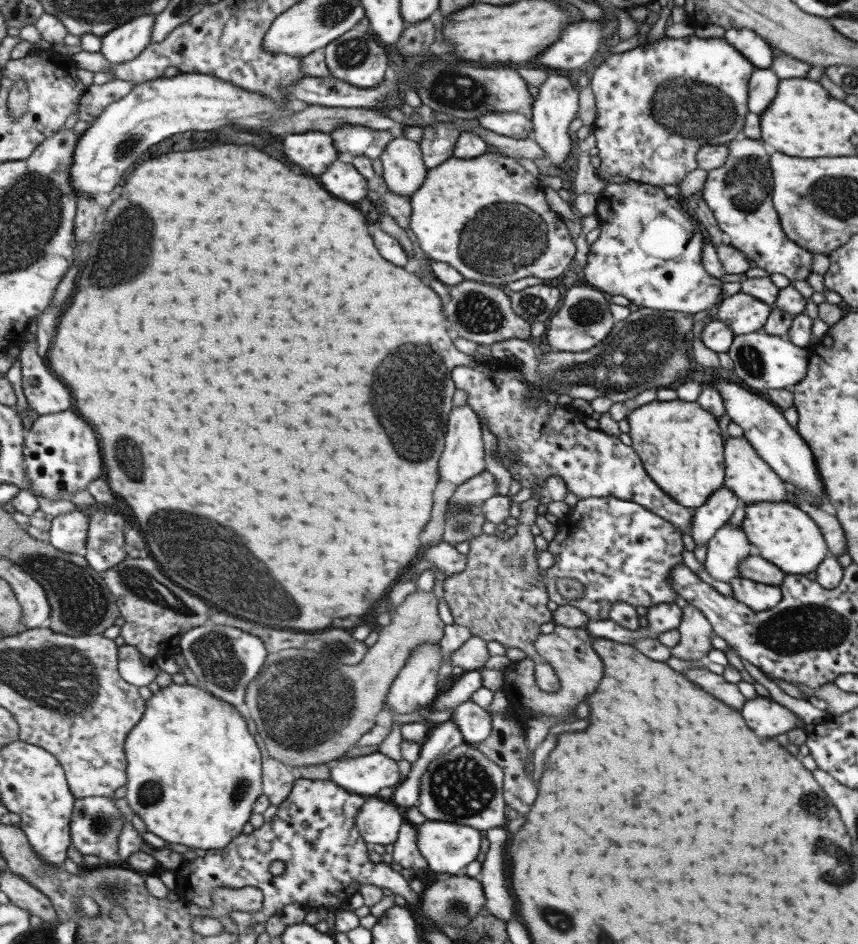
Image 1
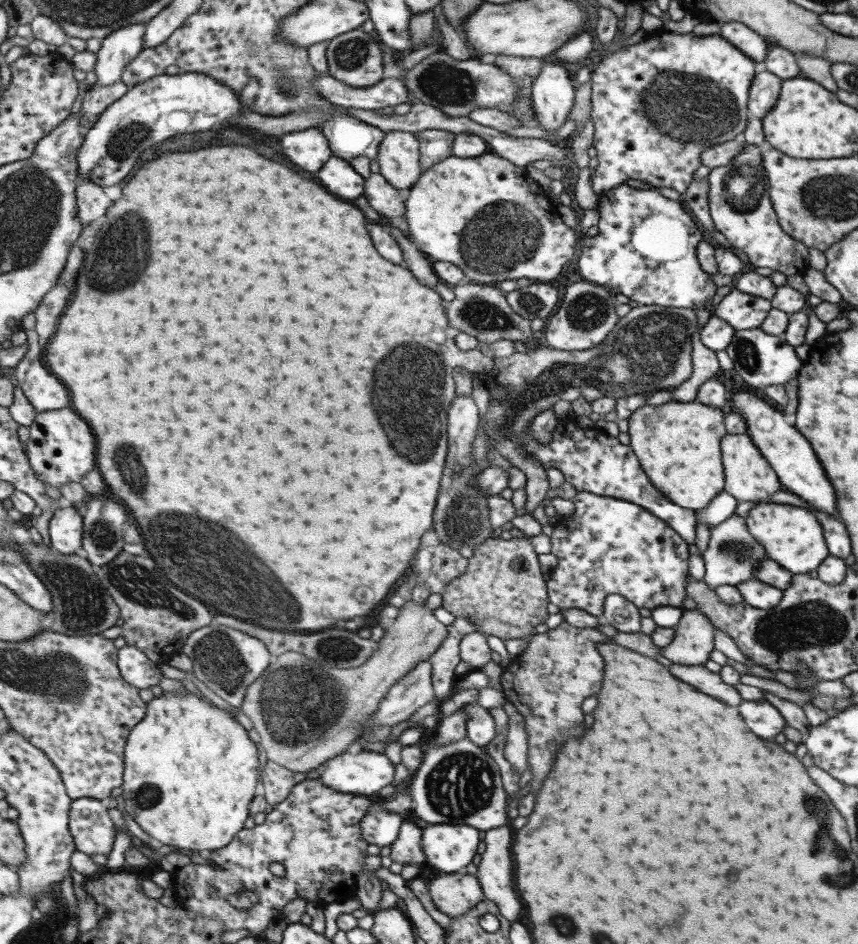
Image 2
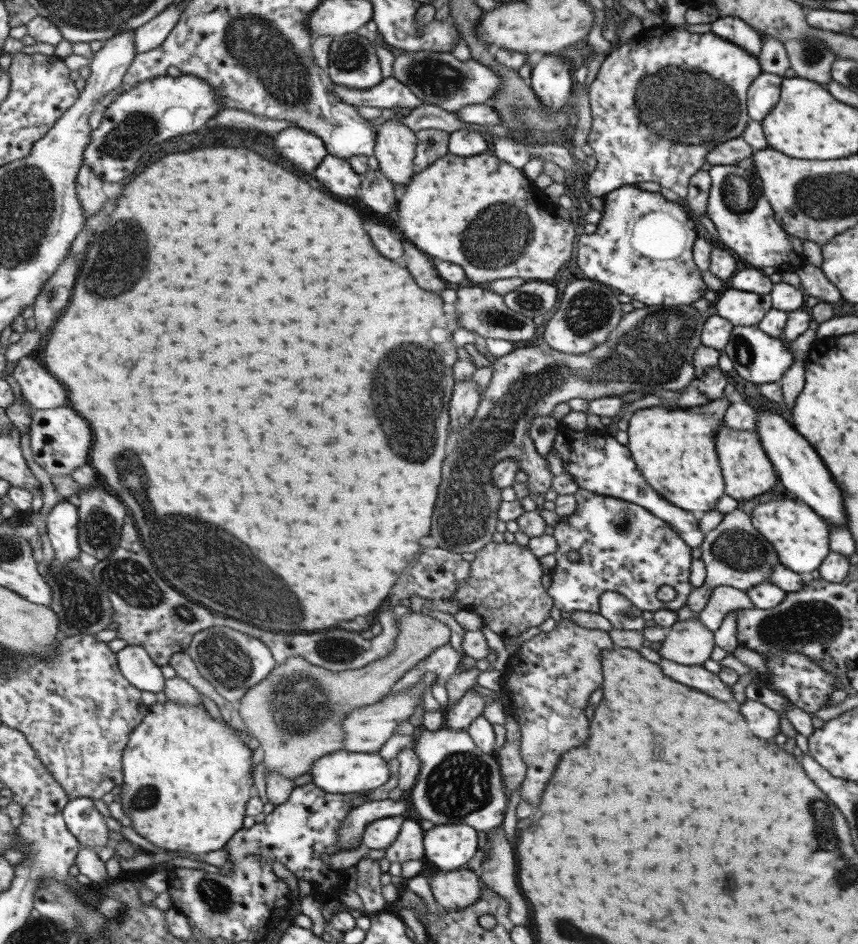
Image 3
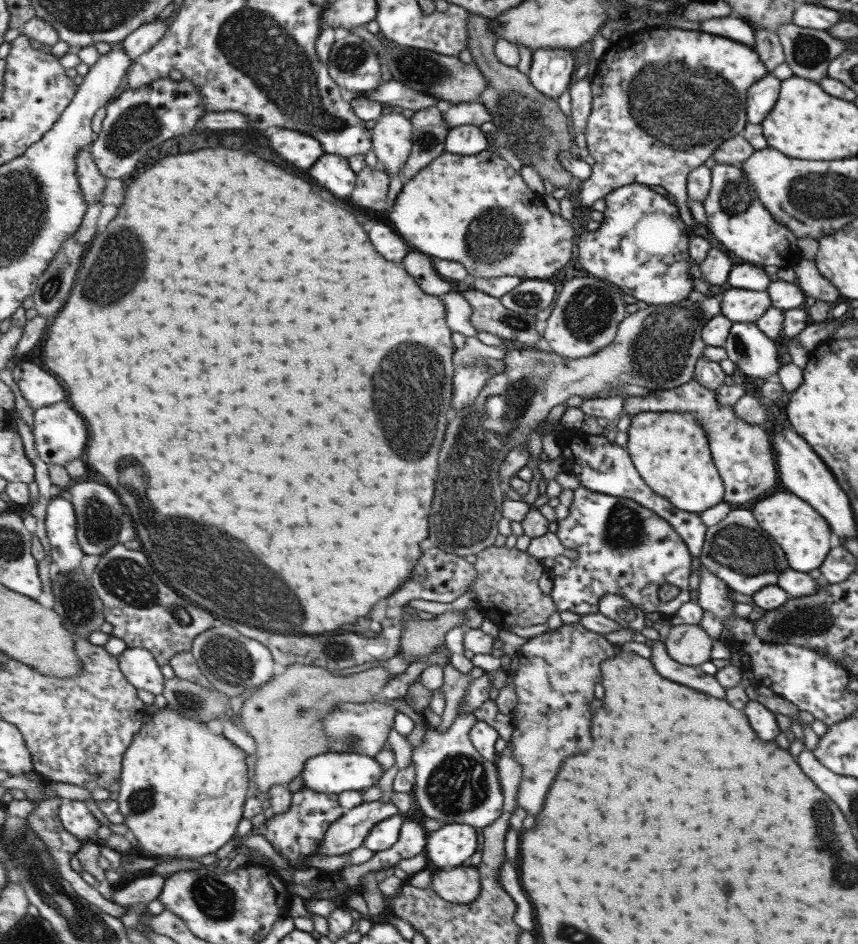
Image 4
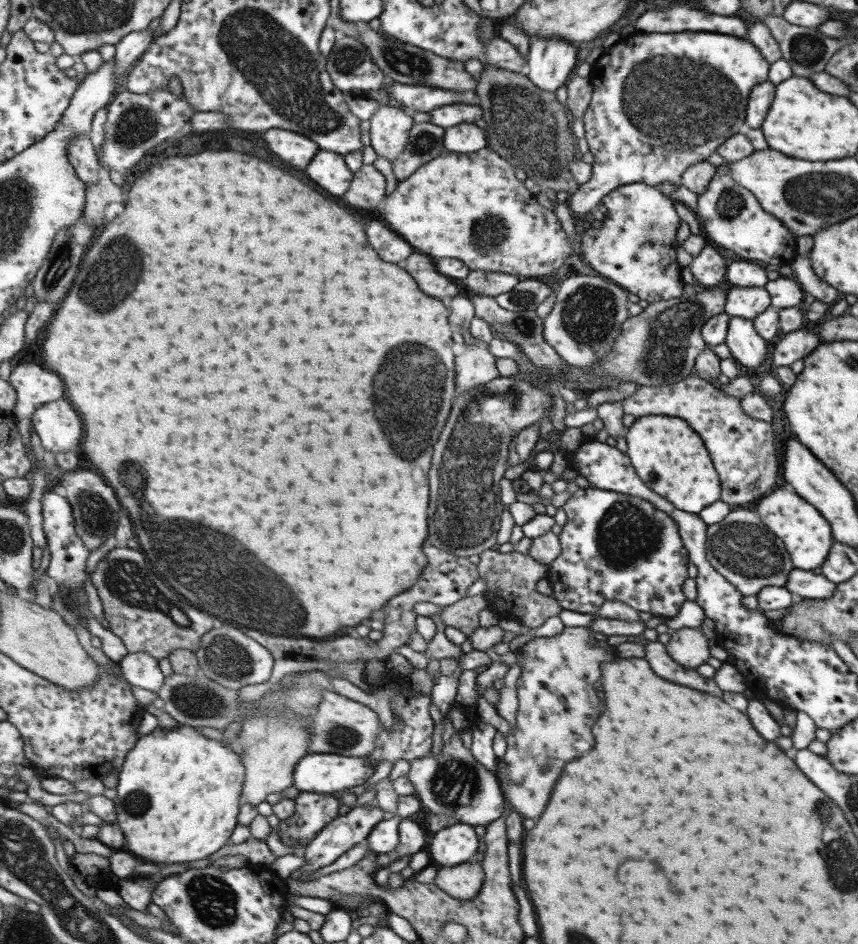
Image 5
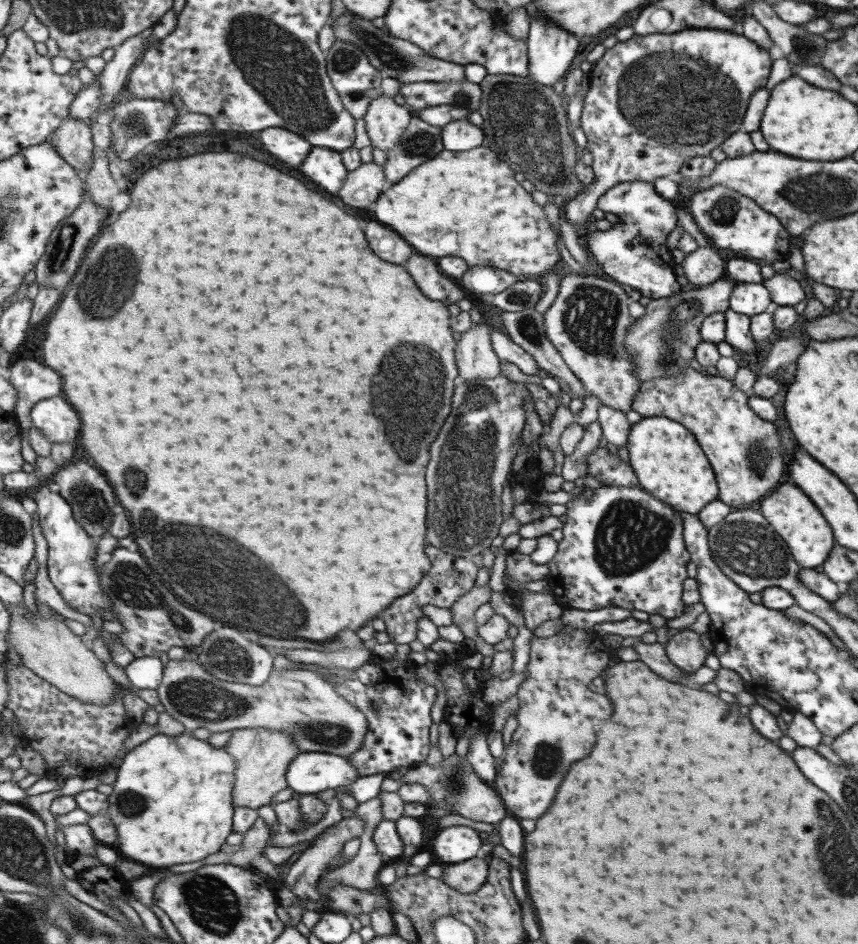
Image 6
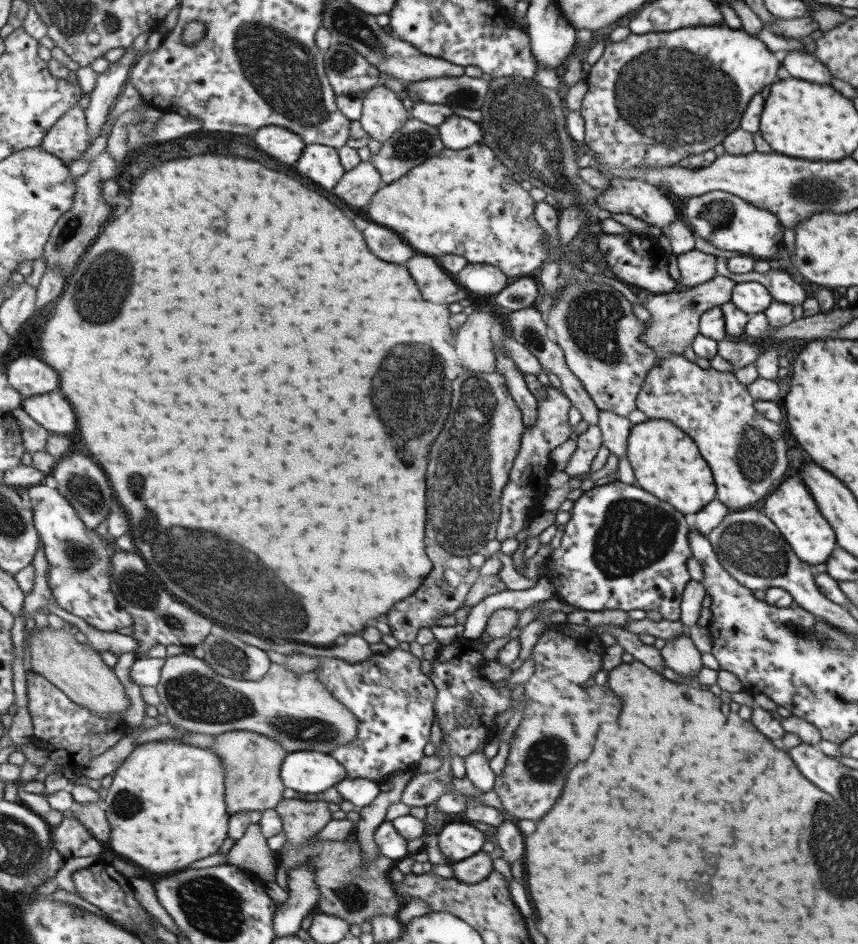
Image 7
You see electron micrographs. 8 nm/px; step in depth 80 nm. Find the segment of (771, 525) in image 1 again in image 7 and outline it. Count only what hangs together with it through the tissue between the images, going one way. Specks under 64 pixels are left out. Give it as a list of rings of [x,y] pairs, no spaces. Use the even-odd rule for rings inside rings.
[[[787,478],[783,484],[779,484],[777,490],[773,490],[771,494],[766,495],[763,500],[763,515],[774,524],[774,527],[781,533],[785,542],[793,550],[793,554],[804,562],[814,566],[825,562],[833,546],[835,538],[833,538],[833,530],[829,528],[829,524],[823,520],[823,516],[819,514],[817,506],[813,504],[809,492],[805,490],[805,486],[801,484],[799,478]]]

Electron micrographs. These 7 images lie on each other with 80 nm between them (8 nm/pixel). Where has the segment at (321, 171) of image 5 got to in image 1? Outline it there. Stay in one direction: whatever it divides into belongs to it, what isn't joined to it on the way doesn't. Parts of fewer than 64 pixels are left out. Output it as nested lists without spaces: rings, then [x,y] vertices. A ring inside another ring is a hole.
[[[336,160],[329,172],[321,176],[321,182],[333,196],[349,200],[349,202],[361,202],[365,198],[371,198],[369,191],[368,178],[365,178],[358,170],[354,163],[345,163]]]

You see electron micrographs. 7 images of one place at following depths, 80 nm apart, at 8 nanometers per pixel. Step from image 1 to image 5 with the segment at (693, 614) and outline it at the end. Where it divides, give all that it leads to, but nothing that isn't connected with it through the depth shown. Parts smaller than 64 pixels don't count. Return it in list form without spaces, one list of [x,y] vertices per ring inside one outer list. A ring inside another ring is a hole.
[[[674,629],[663,640],[669,658],[685,668],[696,669],[710,658],[708,639],[700,629]]]

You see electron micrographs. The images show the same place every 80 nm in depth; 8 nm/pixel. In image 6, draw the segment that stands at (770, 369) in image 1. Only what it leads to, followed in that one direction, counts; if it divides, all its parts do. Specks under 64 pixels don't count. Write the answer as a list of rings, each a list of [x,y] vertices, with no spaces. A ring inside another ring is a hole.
[[[727,309],[723,312],[724,320],[724,341],[735,348],[738,354],[756,354],[757,356],[757,342],[751,336],[749,325],[749,316],[743,316]]]

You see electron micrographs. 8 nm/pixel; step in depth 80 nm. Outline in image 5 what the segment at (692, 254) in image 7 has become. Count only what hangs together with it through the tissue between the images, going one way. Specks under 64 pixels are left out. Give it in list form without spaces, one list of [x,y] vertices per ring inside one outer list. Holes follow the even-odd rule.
[[[705,245],[699,254],[692,257],[690,272],[698,282],[698,287],[715,286],[723,282],[727,268],[725,259],[709,245]]]

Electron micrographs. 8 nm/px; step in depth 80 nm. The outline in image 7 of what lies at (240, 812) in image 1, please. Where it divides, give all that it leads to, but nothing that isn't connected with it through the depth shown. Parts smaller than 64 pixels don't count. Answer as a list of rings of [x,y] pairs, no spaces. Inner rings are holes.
[[[174,739],[156,740],[145,743],[141,746],[137,746],[132,752],[132,755],[114,772],[113,781],[108,788],[103,800],[105,805],[109,822],[113,826],[111,831],[111,838],[106,843],[106,847],[111,850],[114,855],[119,856],[127,861],[127,858],[131,862],[137,862],[137,864],[143,864],[143,868],[151,870],[151,872],[157,872],[157,874],[169,874],[169,872],[175,872],[175,870],[181,870],[197,860],[203,860],[207,856],[216,855],[221,846],[225,844],[225,840],[230,838],[230,819],[232,818],[229,809],[228,802],[226,800],[226,768],[224,760],[213,750],[209,748],[199,748],[199,746],[193,746],[187,742]]]

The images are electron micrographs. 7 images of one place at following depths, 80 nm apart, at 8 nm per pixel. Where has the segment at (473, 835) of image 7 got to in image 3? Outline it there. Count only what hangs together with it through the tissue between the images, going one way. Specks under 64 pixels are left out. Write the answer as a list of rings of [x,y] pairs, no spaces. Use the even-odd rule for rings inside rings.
[[[435,824],[424,834],[426,858],[441,872],[465,868],[479,852],[477,829],[467,824]]]

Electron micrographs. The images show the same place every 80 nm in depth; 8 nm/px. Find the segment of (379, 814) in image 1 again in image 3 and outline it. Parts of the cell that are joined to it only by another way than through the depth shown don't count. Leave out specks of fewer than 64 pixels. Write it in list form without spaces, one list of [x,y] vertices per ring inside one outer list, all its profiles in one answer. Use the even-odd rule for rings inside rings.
[[[403,816],[385,817],[369,822],[363,836],[363,844],[369,849],[383,850],[389,848],[395,838],[399,836],[403,823]]]

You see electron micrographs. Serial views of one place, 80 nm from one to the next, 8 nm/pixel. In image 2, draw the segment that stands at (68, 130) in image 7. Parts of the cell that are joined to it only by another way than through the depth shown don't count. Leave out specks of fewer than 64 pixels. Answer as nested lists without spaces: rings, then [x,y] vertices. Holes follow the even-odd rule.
[[[79,177],[76,189],[81,222],[84,226],[105,220],[108,208],[113,205],[104,188]]]

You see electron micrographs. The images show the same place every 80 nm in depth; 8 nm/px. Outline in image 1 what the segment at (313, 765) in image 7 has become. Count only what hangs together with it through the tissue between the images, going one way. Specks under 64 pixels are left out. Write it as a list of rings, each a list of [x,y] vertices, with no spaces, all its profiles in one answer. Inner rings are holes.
[[[380,750],[369,755],[341,758],[332,768],[332,778],[349,792],[377,794],[383,788],[395,788],[402,780],[399,764]]]

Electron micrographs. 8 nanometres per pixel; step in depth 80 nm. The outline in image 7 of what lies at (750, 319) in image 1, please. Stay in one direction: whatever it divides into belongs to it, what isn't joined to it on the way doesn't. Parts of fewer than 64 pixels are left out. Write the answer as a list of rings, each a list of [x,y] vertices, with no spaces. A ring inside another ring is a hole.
[[[741,282],[733,285],[730,302],[746,315],[764,312],[772,298],[767,289],[758,282]]]

